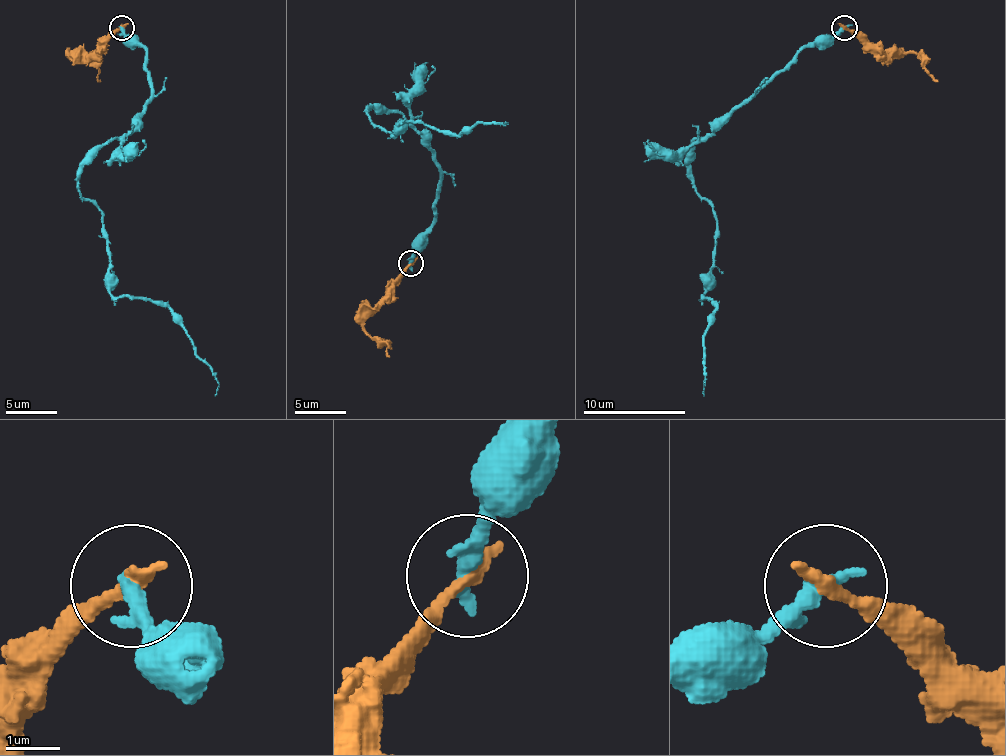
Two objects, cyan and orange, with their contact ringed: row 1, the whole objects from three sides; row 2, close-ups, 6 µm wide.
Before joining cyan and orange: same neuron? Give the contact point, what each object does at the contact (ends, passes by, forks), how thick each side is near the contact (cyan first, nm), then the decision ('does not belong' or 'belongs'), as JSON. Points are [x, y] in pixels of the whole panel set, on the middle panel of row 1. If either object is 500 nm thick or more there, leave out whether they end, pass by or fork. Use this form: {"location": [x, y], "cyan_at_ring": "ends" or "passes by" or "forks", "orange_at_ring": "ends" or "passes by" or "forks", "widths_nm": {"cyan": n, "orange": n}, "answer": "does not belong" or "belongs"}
{"location": [411, 263], "cyan_at_ring": "ends", "orange_at_ring": "ends", "widths_nm": {"cyan": 360, "orange": 300}, "answer": "does not belong"}

